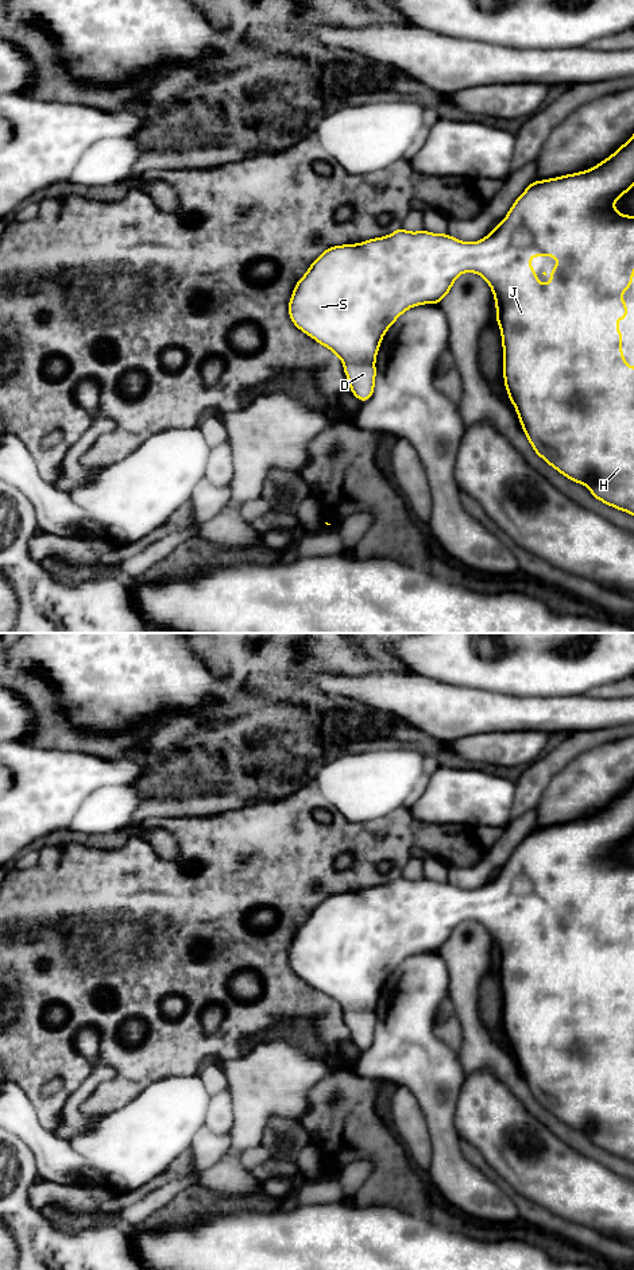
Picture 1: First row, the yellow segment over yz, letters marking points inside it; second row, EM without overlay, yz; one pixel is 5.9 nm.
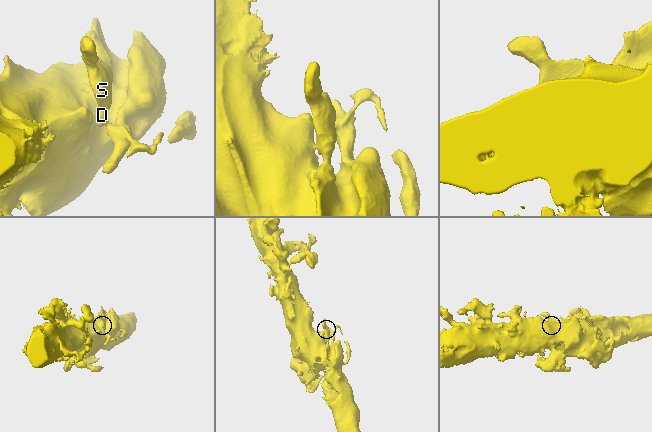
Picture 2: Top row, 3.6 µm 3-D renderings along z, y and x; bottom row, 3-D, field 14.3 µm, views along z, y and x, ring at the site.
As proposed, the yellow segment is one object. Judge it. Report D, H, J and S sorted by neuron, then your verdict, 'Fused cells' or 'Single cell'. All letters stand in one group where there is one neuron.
Groups: D / H J S. Fused cells

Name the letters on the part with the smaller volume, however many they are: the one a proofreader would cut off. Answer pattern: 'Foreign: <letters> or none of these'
Foreign: D

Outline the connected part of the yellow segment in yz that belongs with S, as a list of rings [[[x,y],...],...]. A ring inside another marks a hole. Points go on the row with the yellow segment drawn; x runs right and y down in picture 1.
[[[634,134],[633,138],[622,144],[610,158],[604,159],[599,165],[596,165],[594,169],[584,170],[581,173],[576,174],[568,174],[557,178],[550,178],[545,181],[533,181],[529,188],[517,198],[514,205],[510,208],[507,216],[502,223],[498,224],[498,227],[488,233],[486,238],[483,238],[480,242],[476,243],[465,243],[461,240],[457,240],[448,233],[437,235],[428,231],[420,231],[420,232],[407,232],[402,227],[398,228],[394,233],[378,238],[378,239],[370,239],[359,244],[344,244],[344,246],[336,246],[326,248],[314,262],[310,265],[306,274],[297,282],[293,296],[289,302],[289,314],[291,321],[295,324],[295,327],[301,331],[304,331],[306,335],[309,335],[312,339],[317,340],[324,347],[333,351],[344,364],[351,363],[367,363],[367,362],[375,362],[375,358],[378,355],[378,350],[380,347],[382,337],[384,336],[386,331],[393,325],[393,323],[409,308],[417,306],[421,304],[438,304],[441,300],[448,294],[451,290],[453,282],[456,278],[465,273],[476,273],[480,274],[490,285],[494,293],[495,305],[496,305],[496,321],[500,328],[502,333],[502,344],[503,344],[503,375],[505,375],[505,386],[507,389],[507,395],[510,397],[510,401],[515,406],[515,410],[519,417],[519,422],[533,447],[537,455],[540,455],[548,464],[550,464],[553,468],[556,468],[558,472],[569,478],[572,482],[583,483],[587,486],[591,491],[591,494],[615,507],[619,510],[623,510],[626,513],[630,513],[634,516],[634,367],[629,367],[623,355],[622,355],[622,332],[616,328],[616,320],[621,319],[622,321],[627,316],[627,304],[622,301],[622,293],[627,290],[629,286],[633,285],[633,271],[634,271],[634,216],[626,216],[615,211],[614,202],[616,198],[622,197],[626,192],[629,192],[634,186]],[[530,256],[557,256],[558,263],[553,267],[552,273],[549,274],[552,277],[552,282],[546,285],[541,285],[536,271],[531,267],[531,263],[527,260]]]

